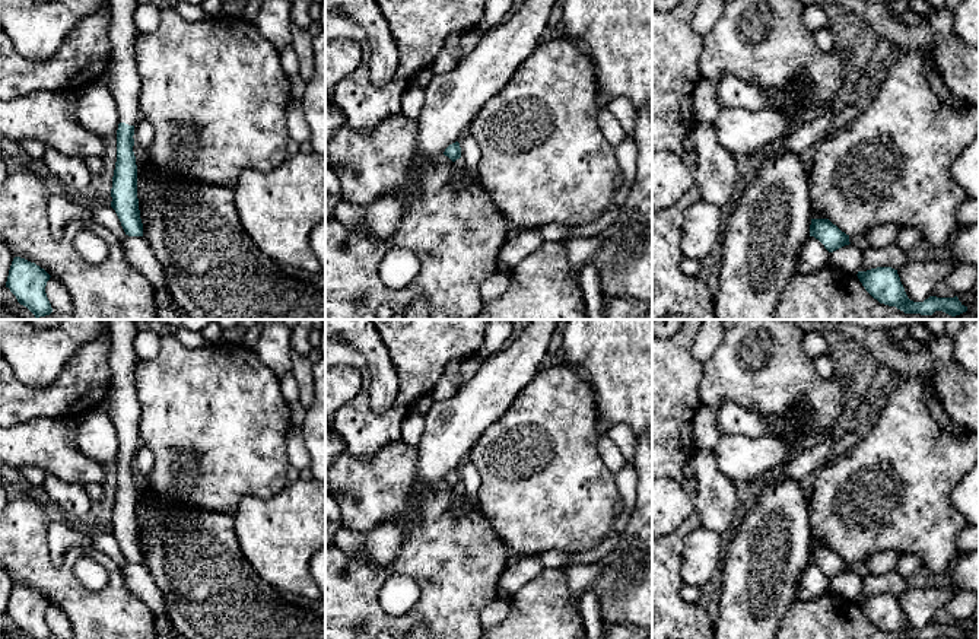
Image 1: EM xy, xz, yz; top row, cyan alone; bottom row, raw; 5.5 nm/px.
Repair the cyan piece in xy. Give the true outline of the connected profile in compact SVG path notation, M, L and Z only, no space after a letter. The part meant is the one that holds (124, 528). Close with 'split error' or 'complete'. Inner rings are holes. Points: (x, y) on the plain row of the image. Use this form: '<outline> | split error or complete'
M109 320L108 322L111 338L108 416L117 429L120 441L111 534L128 563L143 563L137 525L137 492L133 479L134 452L142 445L140 404L134 384L134 365L137 362L134 338L139 330L140 325L134 320Z | split error

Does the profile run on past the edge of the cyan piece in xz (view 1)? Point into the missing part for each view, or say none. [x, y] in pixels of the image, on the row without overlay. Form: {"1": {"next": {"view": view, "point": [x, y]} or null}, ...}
{"1": {"next": null}}

